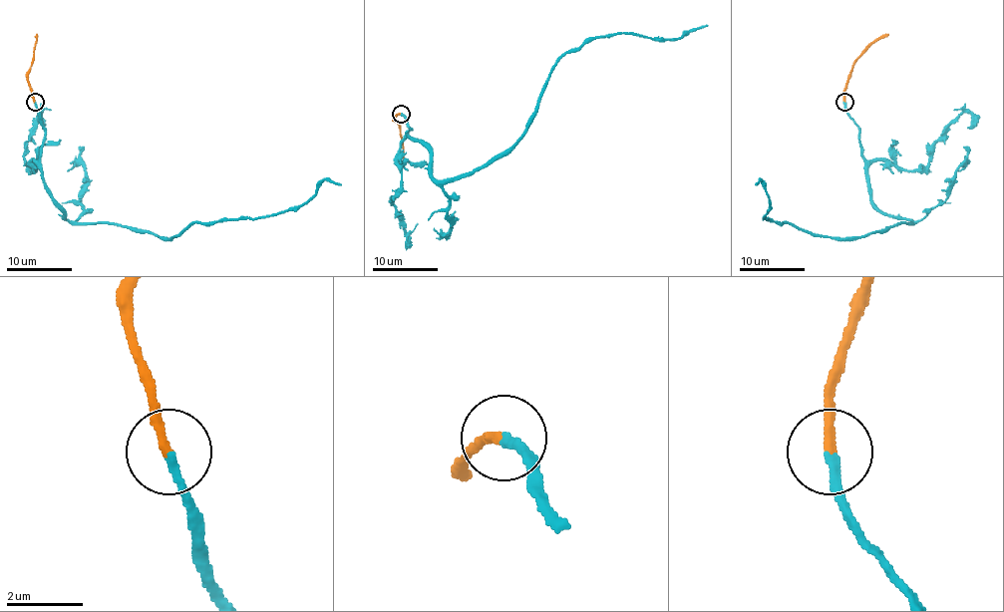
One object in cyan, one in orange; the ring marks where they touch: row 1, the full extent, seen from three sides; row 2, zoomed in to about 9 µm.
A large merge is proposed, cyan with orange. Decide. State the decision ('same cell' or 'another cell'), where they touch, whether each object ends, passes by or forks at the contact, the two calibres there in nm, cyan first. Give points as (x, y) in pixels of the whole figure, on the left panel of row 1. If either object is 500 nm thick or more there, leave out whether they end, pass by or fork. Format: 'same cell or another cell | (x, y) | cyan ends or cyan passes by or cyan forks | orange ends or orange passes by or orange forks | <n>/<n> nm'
same cell | (35, 102) | cyan ends | orange ends | 200/240 nm

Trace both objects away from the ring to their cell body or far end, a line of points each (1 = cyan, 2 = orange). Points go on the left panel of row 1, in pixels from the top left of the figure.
1: (34, 101), (41, 177), (72, 222), (169, 238), (269, 217), (325, 179), (341, 184)
2: (34, 101), (28, 80), (37, 34)

